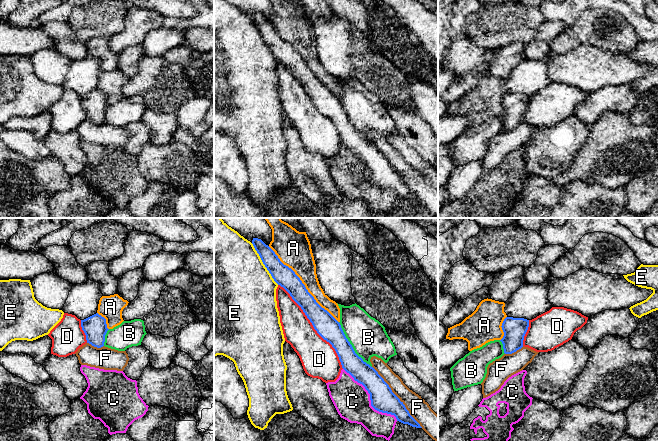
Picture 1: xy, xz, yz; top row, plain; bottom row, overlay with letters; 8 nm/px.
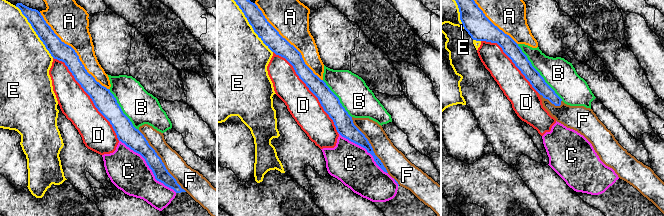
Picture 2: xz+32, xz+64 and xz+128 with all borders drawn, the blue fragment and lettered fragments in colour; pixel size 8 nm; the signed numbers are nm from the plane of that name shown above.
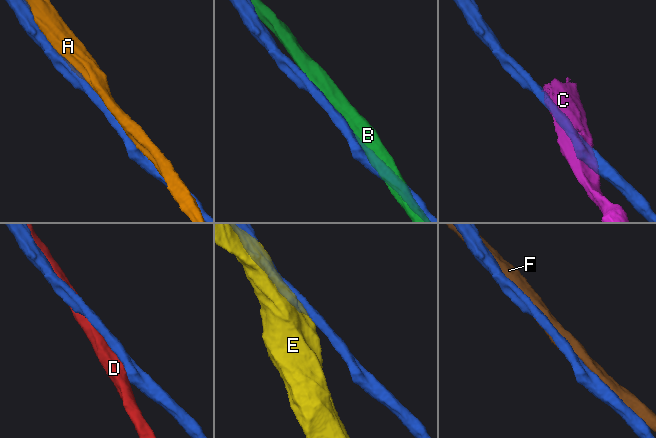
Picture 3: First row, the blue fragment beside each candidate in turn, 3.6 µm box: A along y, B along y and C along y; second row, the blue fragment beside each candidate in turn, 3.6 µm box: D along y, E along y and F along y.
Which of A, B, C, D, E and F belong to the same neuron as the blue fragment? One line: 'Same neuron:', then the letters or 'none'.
Same neuron: none

